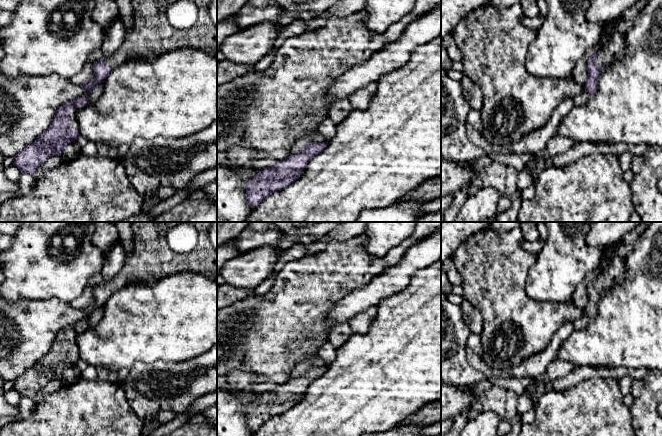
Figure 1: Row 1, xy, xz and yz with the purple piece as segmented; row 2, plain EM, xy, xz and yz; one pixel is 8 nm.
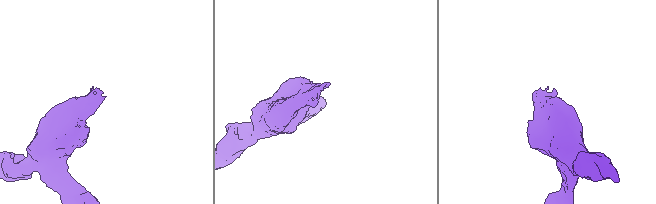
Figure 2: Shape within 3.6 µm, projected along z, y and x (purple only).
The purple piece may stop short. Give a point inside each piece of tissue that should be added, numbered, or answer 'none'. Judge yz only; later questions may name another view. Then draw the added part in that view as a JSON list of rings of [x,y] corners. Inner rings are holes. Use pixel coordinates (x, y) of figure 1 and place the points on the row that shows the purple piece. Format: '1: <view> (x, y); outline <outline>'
1: yz (614, 49); outline [[[620,32],[612,33],[609,41],[600,49],[600,55],[596,58],[596,67],[601,64],[608,65],[620,60],[625,54],[625,35]]]

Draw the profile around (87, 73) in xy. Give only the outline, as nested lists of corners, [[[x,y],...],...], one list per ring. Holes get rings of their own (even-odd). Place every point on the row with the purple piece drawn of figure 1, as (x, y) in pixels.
[[[100,48],[95,49],[91,53],[90,58],[87,60],[82,70],[76,75],[74,75],[72,78],[70,78],[69,80],[71,82],[79,82],[79,83],[93,80],[95,77],[94,70],[93,70],[93,63],[100,60],[101,58],[103,58],[102,50]]]

